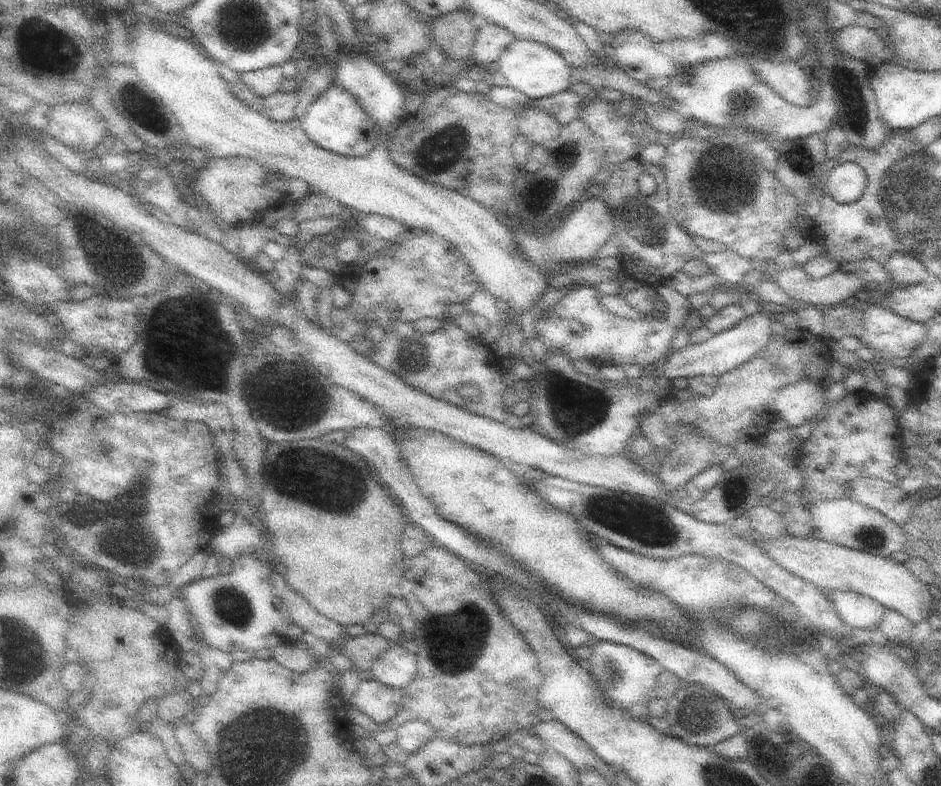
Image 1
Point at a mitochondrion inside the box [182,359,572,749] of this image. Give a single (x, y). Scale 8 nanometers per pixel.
(316, 478)

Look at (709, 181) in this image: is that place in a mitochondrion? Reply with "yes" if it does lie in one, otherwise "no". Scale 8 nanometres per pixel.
yes

